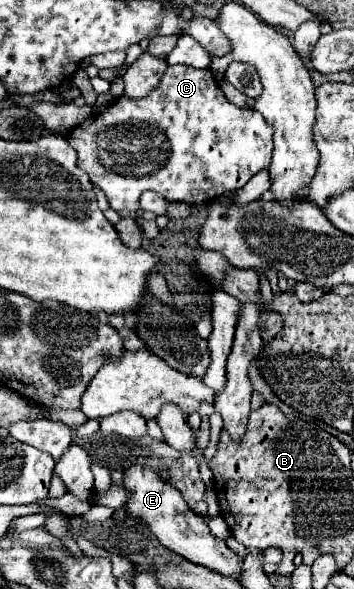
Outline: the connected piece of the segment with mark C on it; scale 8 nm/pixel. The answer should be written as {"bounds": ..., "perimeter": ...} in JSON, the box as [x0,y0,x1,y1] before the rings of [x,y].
{"bounds":[67,64,273,218],"perimeter":[[[177,64],[177,66],[169,66],[167,68],[161,84],[149,96],[139,98],[139,100],[133,100],[129,96],[119,96],[119,100],[115,100],[111,106],[105,108],[105,124],[97,122],[97,118],[91,118],[85,124],[79,124],[77,128],[73,128],[67,134],[67,142],[77,152],[77,166],[83,172],[89,174],[89,180],[95,186],[99,186],[105,192],[105,196],[109,200],[109,206],[113,210],[117,210],[121,214],[121,218],[127,218],[127,216],[135,218],[137,210],[139,210],[139,196],[145,190],[153,190],[159,196],[163,196],[165,200],[169,200],[169,202],[195,204],[195,202],[209,202],[209,200],[215,200],[219,194],[235,192],[235,190],[243,188],[253,178],[253,174],[257,174],[263,168],[269,168],[269,164],[271,164],[271,156],[273,156],[273,126],[269,126],[269,122],[259,112],[255,112],[255,110],[241,110],[235,104],[231,104],[225,98],[223,90],[219,88],[219,84],[217,84],[217,80],[215,80],[215,76],[213,76],[213,72],[209,68],[193,68],[193,66]]]}

